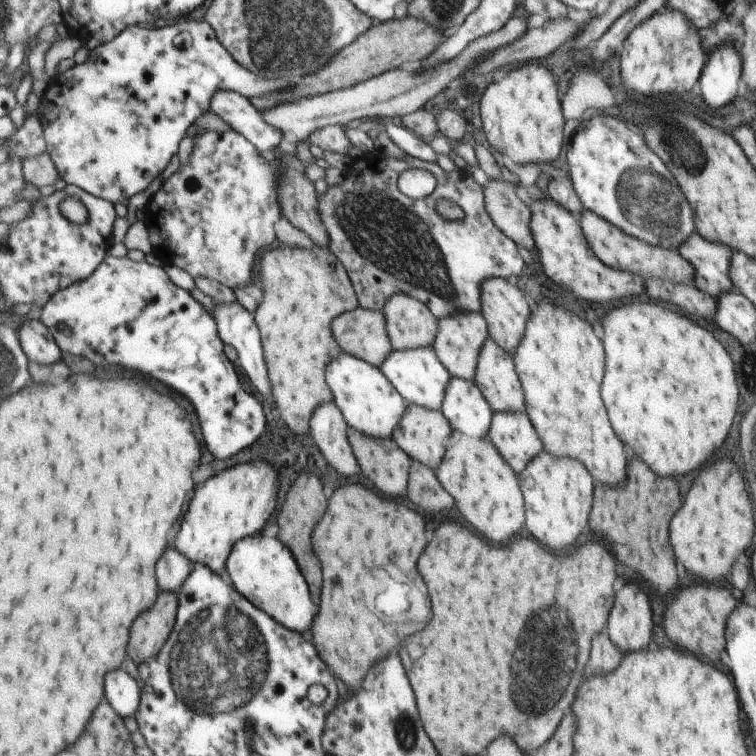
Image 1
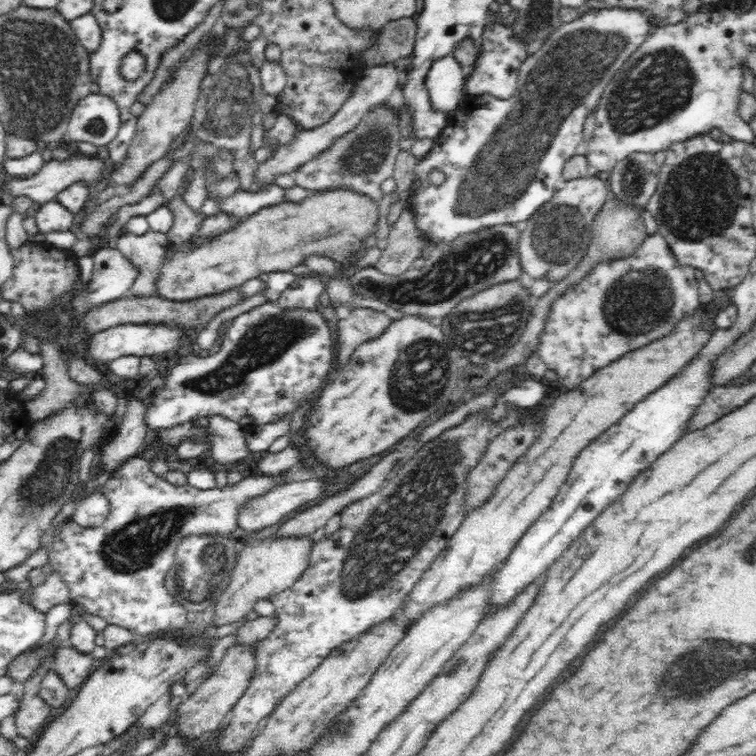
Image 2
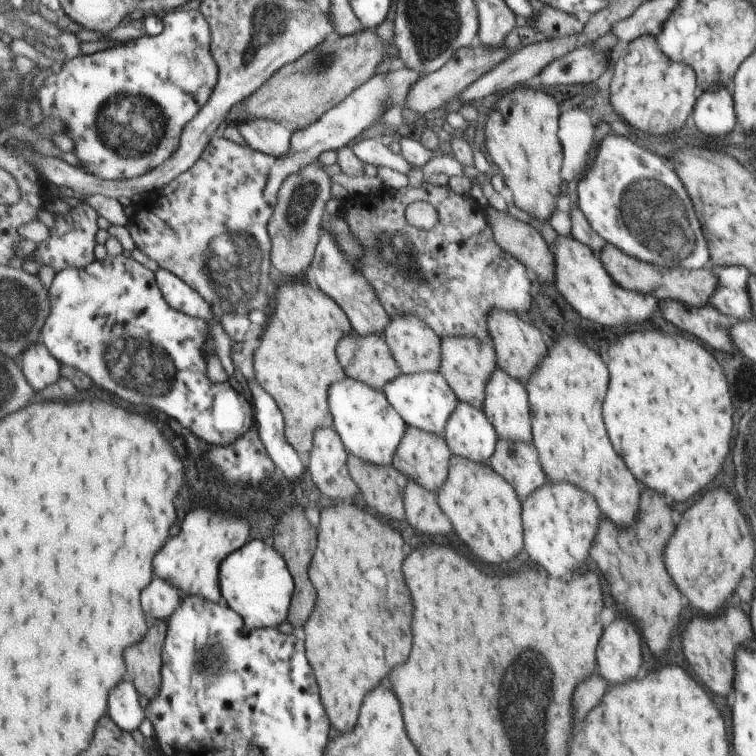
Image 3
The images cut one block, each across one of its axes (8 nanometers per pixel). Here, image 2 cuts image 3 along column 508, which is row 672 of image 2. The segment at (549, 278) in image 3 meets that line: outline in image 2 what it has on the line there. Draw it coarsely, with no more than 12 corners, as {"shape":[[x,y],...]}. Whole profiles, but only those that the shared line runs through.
{"shape":[[254,644],[227,655],[178,708],[186,738],[212,734],[249,687]]}

